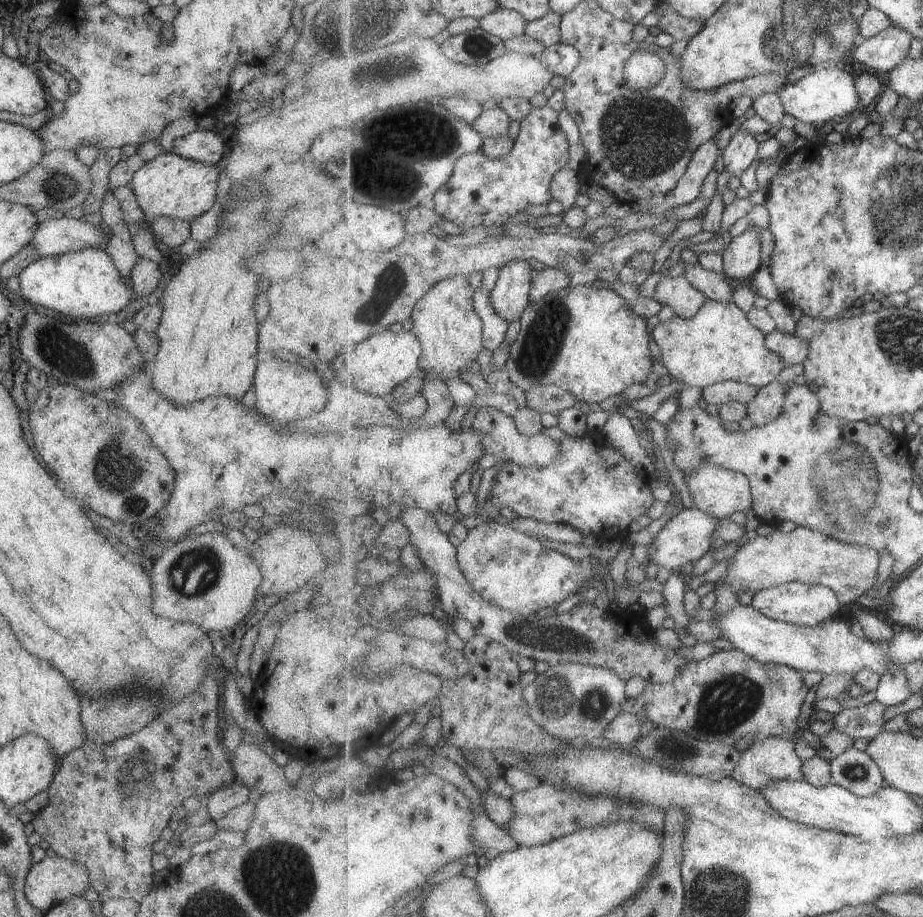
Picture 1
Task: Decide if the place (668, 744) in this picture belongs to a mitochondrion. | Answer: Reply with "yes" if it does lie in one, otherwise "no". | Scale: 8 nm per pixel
yes

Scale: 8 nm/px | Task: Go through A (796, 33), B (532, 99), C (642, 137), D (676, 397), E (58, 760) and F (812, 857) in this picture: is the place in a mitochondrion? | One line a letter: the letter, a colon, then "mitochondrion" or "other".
A: mitochondrion
B: other
C: mitochondrion
D: other
E: other
F: other

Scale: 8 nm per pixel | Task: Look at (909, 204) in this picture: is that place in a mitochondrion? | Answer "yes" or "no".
yes

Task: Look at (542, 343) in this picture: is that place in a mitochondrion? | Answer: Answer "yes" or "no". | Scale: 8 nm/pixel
yes

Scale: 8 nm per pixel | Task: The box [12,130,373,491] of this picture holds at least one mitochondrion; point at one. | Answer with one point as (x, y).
(59, 349)

